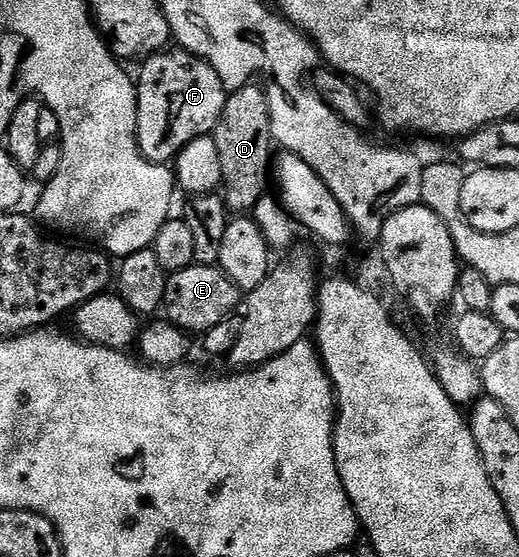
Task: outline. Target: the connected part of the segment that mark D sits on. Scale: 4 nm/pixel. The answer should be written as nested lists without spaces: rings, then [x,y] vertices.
[[[249,84],[231,91],[223,106],[219,124],[212,133],[219,152],[222,197],[231,213],[247,213],[255,209],[261,198],[265,197],[266,180],[268,178],[269,181],[272,164],[271,135],[269,102],[265,89]]]

